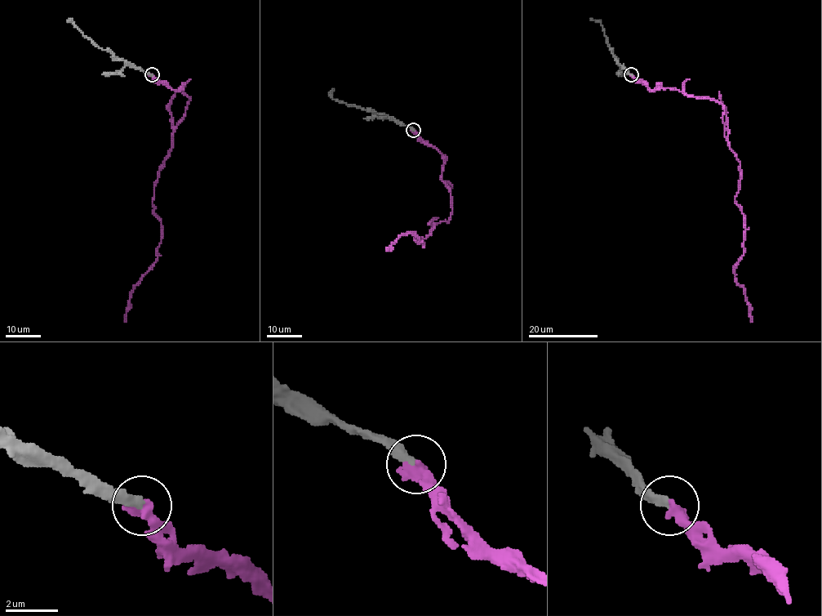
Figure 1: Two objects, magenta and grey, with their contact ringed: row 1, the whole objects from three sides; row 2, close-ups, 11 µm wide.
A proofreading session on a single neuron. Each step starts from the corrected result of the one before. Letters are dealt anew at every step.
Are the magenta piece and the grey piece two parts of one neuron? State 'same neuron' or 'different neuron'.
same neuron

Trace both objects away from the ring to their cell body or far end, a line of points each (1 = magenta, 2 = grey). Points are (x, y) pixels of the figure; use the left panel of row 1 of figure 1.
1: (152, 74), (176, 91), (181, 87), (190, 98), (153, 198), (161, 221), (157, 259), (133, 290), (126, 322)
2: (152, 74), (135, 69), (110, 51), (98, 47), (69, 20), (73, 19)

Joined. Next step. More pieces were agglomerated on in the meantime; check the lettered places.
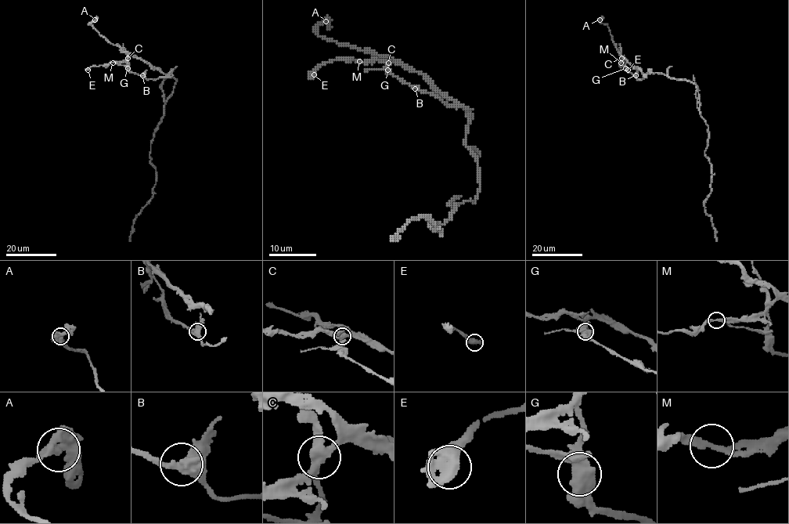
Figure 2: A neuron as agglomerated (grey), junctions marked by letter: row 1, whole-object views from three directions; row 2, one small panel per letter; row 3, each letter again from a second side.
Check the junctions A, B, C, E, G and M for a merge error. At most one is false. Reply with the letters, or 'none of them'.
C

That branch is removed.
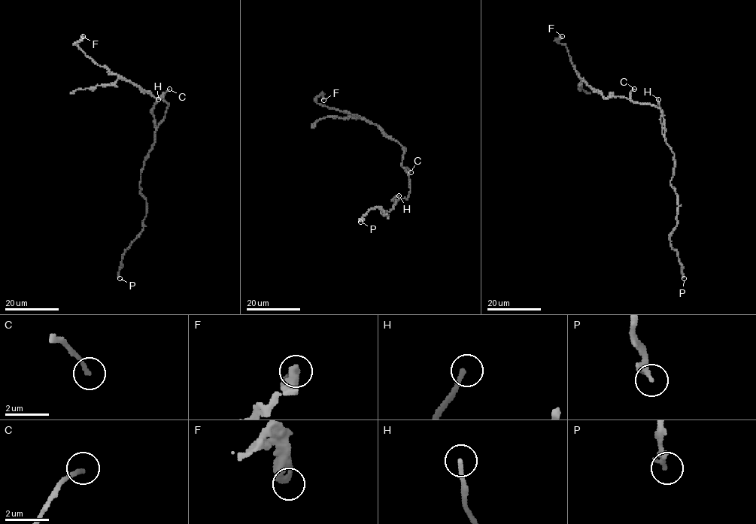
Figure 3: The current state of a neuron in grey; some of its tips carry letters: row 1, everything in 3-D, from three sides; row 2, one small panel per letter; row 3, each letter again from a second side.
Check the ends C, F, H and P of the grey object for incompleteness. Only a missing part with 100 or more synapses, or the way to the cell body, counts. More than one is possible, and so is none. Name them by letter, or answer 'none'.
H

